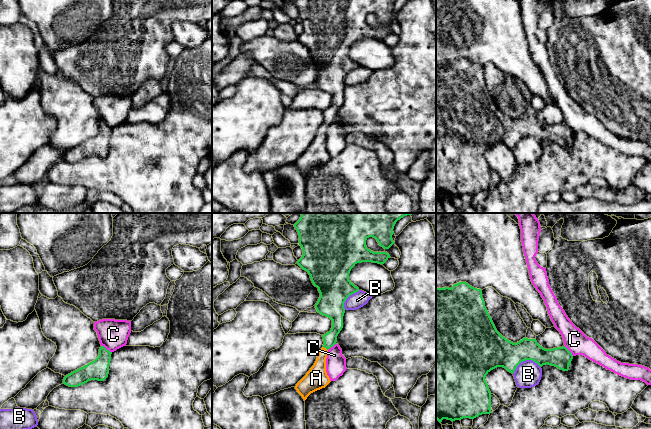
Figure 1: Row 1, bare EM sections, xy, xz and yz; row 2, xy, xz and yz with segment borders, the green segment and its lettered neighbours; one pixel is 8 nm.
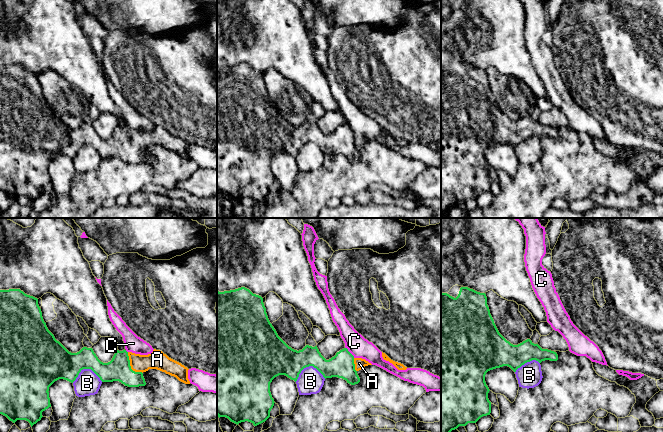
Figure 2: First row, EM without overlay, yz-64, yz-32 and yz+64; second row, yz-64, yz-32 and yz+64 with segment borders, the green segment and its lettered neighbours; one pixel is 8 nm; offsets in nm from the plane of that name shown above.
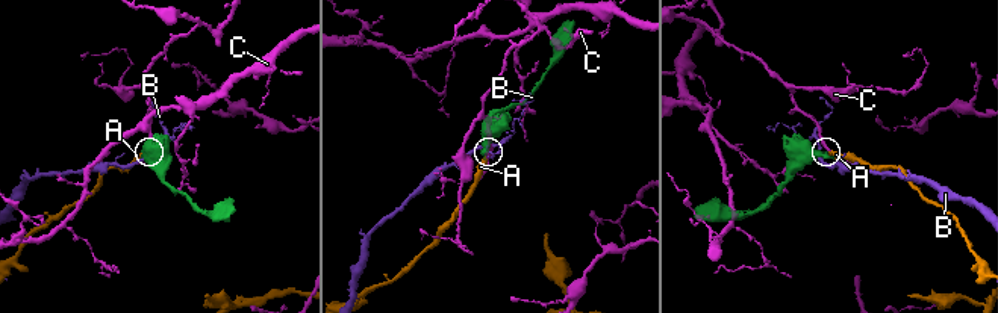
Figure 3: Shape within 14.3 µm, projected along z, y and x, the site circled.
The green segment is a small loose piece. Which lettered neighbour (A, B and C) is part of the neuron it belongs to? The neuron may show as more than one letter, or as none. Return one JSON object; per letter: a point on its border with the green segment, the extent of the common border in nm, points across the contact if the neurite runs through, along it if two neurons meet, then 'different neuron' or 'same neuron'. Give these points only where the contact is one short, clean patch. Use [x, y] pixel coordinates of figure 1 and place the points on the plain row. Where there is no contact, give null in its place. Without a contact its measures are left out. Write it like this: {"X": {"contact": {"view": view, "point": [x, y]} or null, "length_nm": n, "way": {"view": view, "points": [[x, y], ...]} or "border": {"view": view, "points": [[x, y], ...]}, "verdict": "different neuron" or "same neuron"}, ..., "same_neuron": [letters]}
{"A": {"contact": {"view": "xz", "point": [325, 123]}, "length_nm": 50, "way": {"view": "xz", "points": [[330, 114], [325, 123], [317, 153]]}, "verdict": "same neuron"}, "B": {"contact": {"view": "yz", "point": [525, 136]}, "length_nm": 240, "verdict": "different neuron"}, "C": {"contact": {"view": "xy", "point": [105, 124]}, "length_nm": 110, "border": {"view": "xy", "points": [[101, 121], [111, 128]]}, "verdict": "different neuron"}, "same_neuron": ["A"]}

